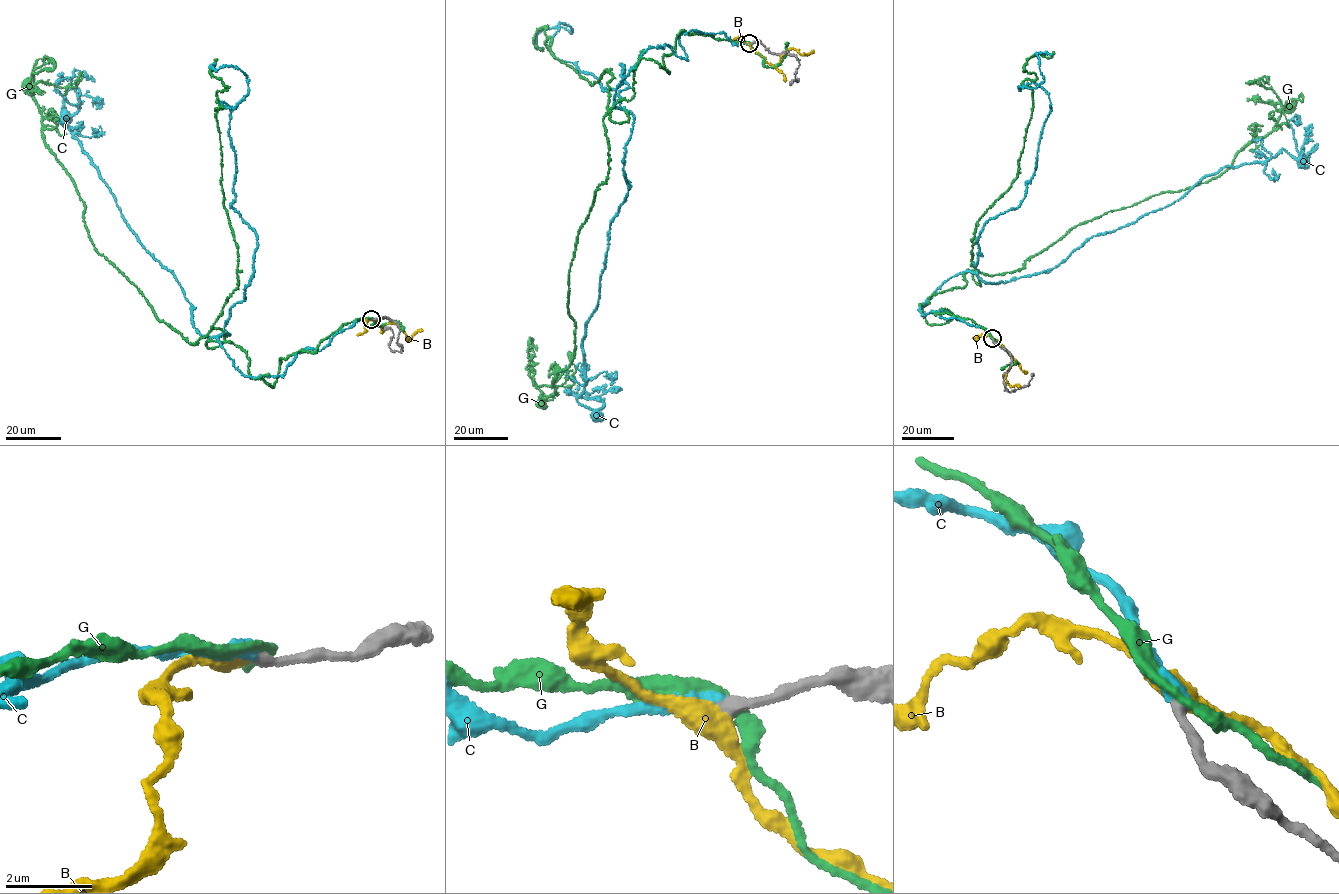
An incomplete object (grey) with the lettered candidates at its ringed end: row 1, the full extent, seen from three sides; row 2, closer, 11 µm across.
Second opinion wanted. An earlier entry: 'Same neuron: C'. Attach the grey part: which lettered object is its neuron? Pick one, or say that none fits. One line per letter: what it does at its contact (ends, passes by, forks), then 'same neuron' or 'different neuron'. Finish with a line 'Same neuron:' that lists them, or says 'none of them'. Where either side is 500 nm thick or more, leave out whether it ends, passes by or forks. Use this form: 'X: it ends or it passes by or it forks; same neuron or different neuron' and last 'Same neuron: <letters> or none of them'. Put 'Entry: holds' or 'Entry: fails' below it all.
B: it passes by; different neuron
C: it ends; same neuron
G: it passes by; different neuron
Same neuron: C
Entry: holds

